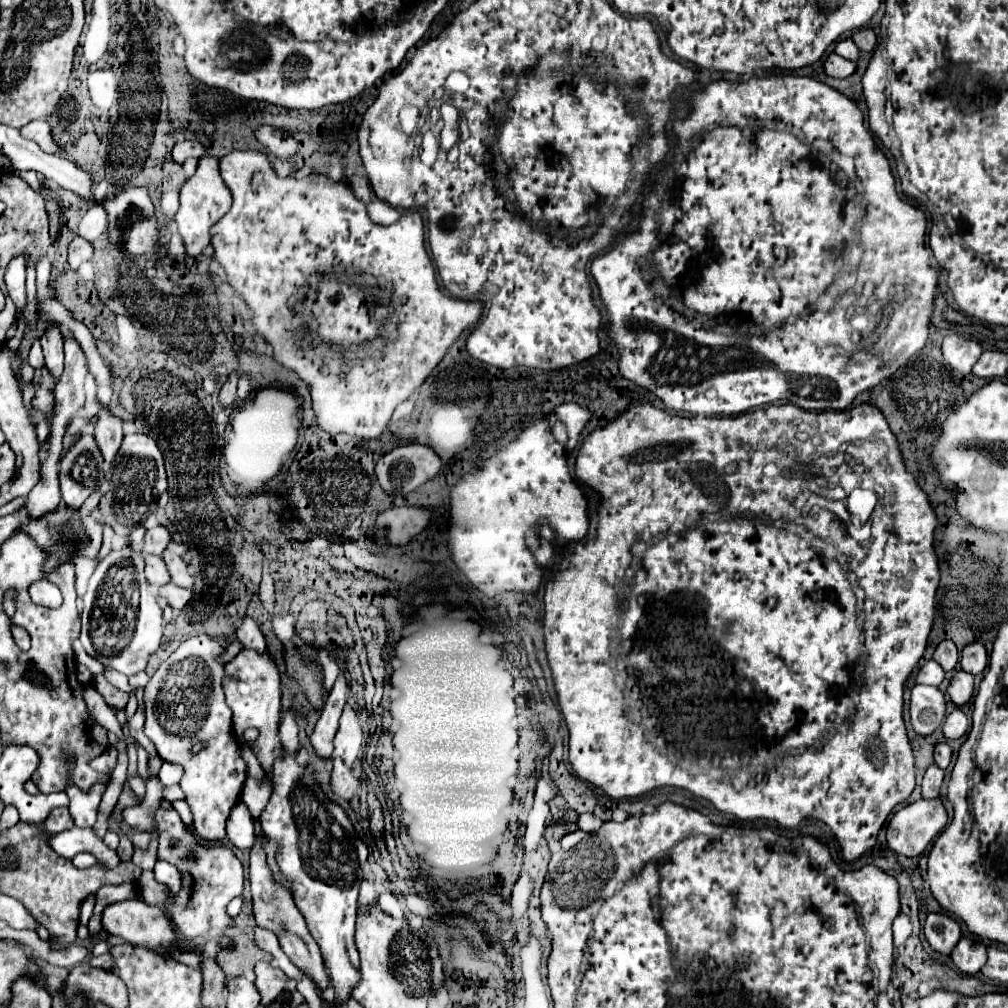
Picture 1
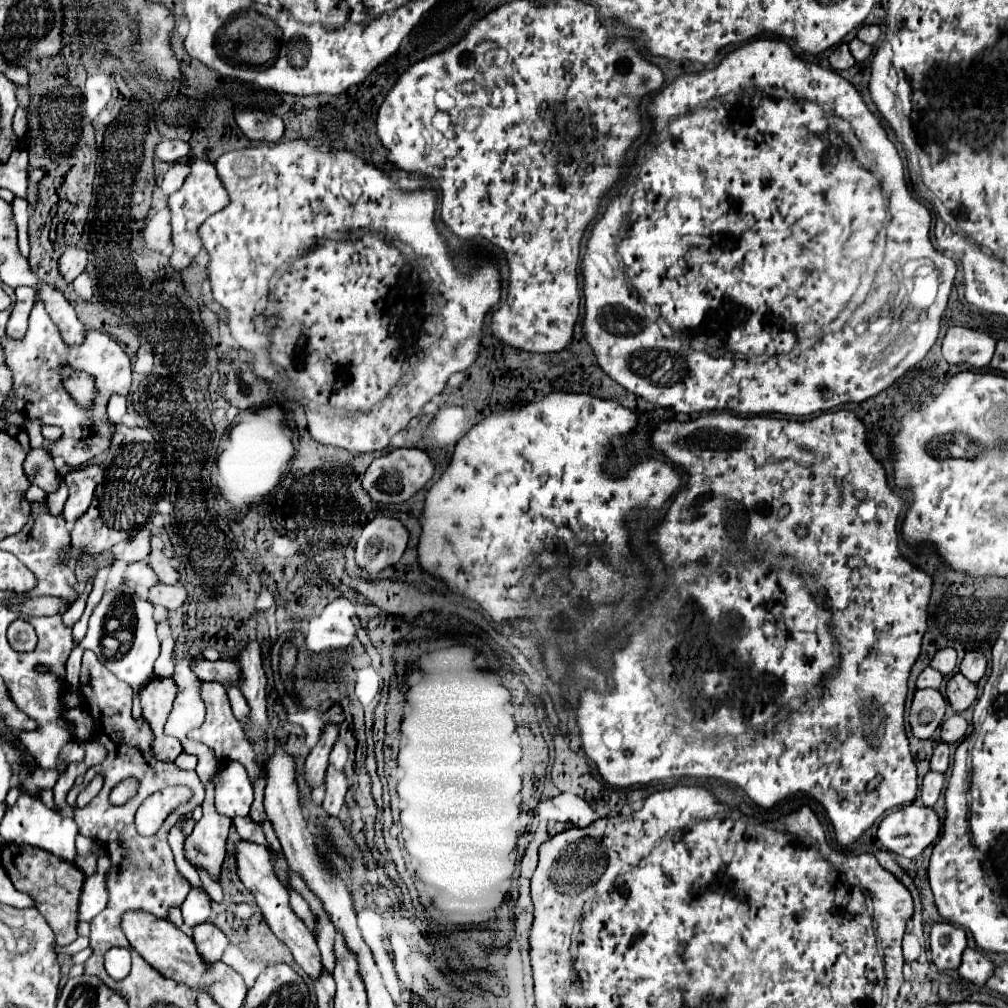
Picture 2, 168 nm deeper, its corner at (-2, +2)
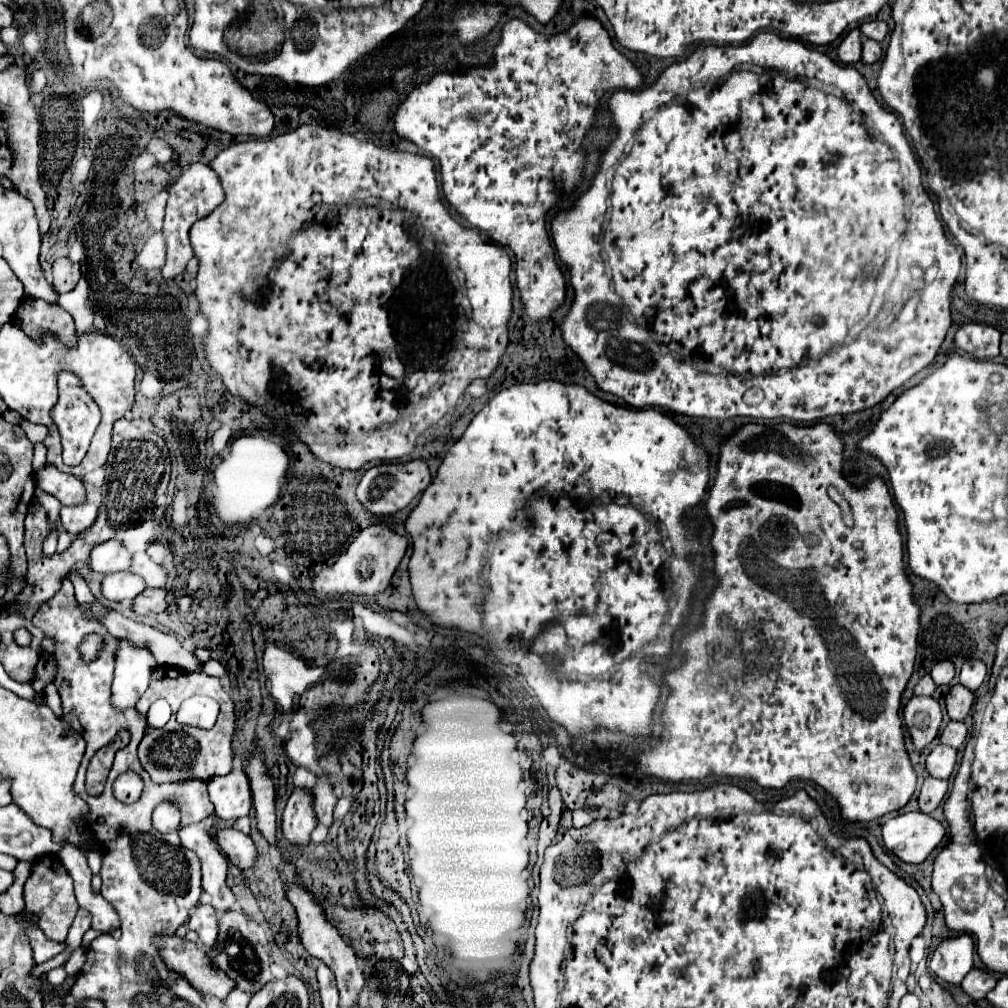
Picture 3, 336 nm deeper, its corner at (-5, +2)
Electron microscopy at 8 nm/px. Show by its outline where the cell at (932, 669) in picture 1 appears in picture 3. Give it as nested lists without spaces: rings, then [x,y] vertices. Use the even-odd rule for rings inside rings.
[[[925,675],[925,677],[919,679],[919,683],[917,683],[917,687],[915,687],[915,695],[933,695],[935,689],[937,689],[935,681],[933,681],[929,675]]]

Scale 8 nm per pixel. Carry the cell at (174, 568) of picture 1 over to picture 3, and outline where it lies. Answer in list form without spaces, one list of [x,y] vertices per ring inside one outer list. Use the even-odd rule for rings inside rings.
[[[141,553],[141,555],[133,557],[131,571],[139,573],[147,581],[147,587],[165,587],[167,579],[169,579],[165,567],[155,563],[147,553]]]

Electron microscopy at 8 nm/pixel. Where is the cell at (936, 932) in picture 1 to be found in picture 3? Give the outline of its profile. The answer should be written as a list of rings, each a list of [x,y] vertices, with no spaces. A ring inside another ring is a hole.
[[[955,935],[943,939],[929,963],[929,969],[939,977],[949,983],[961,983],[963,977],[971,971],[973,967],[973,939],[969,935]]]

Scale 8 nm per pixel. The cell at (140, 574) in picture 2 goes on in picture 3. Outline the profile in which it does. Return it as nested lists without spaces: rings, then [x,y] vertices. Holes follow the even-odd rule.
[[[119,571],[119,573],[111,573],[111,575],[105,575],[103,579],[103,595],[109,599],[109,601],[125,601],[125,599],[135,599],[137,593],[131,591],[135,589],[131,583],[135,579],[141,579],[139,575],[133,575],[131,571]]]

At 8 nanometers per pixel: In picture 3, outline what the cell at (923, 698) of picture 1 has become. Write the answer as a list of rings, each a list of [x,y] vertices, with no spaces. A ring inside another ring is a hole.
[[[915,695],[905,705],[903,717],[905,717],[905,725],[909,729],[909,735],[915,743],[915,747],[923,749],[937,737],[943,713],[941,713],[941,705],[935,697]]]

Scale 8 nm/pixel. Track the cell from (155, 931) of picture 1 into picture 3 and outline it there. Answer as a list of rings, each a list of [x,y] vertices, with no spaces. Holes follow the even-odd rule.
[[[155,935],[155,947],[159,949],[159,957],[163,963],[183,975],[199,993],[213,995],[221,1001],[235,989],[235,981],[227,977],[227,973],[219,973],[207,965],[207,955],[195,943],[181,939],[177,935]]]

